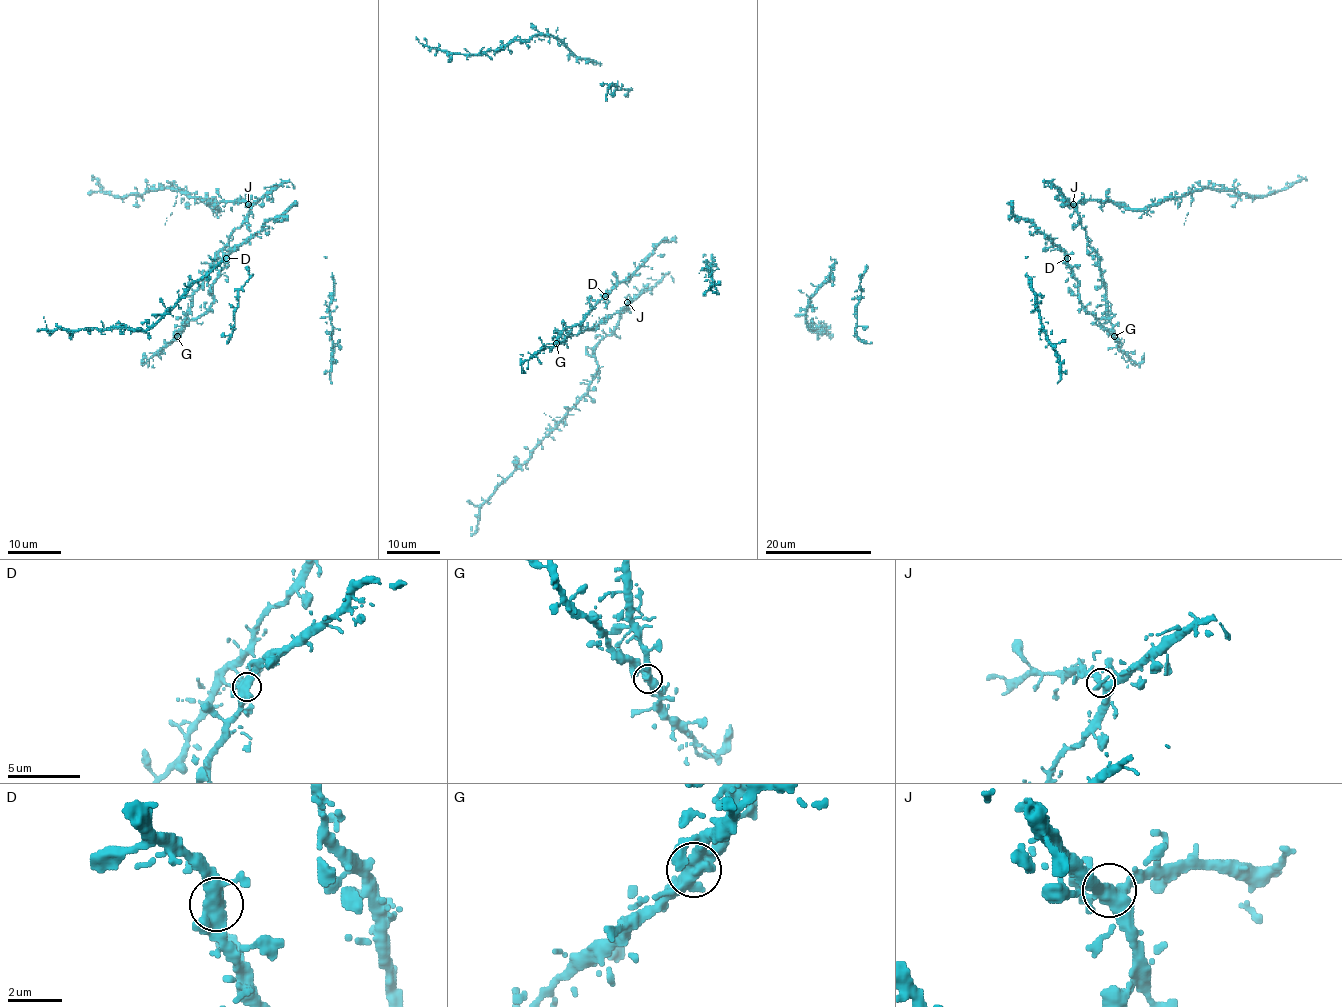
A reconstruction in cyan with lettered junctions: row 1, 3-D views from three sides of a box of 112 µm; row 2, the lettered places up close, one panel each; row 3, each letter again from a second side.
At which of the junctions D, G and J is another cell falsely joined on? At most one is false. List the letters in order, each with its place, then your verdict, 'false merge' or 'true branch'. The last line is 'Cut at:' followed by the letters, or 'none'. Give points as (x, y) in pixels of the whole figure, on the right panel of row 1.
D: (1067, 258) | true branch
G: (1114, 336) | true branch
J: (1073, 204) | true branch
Cut at: none

